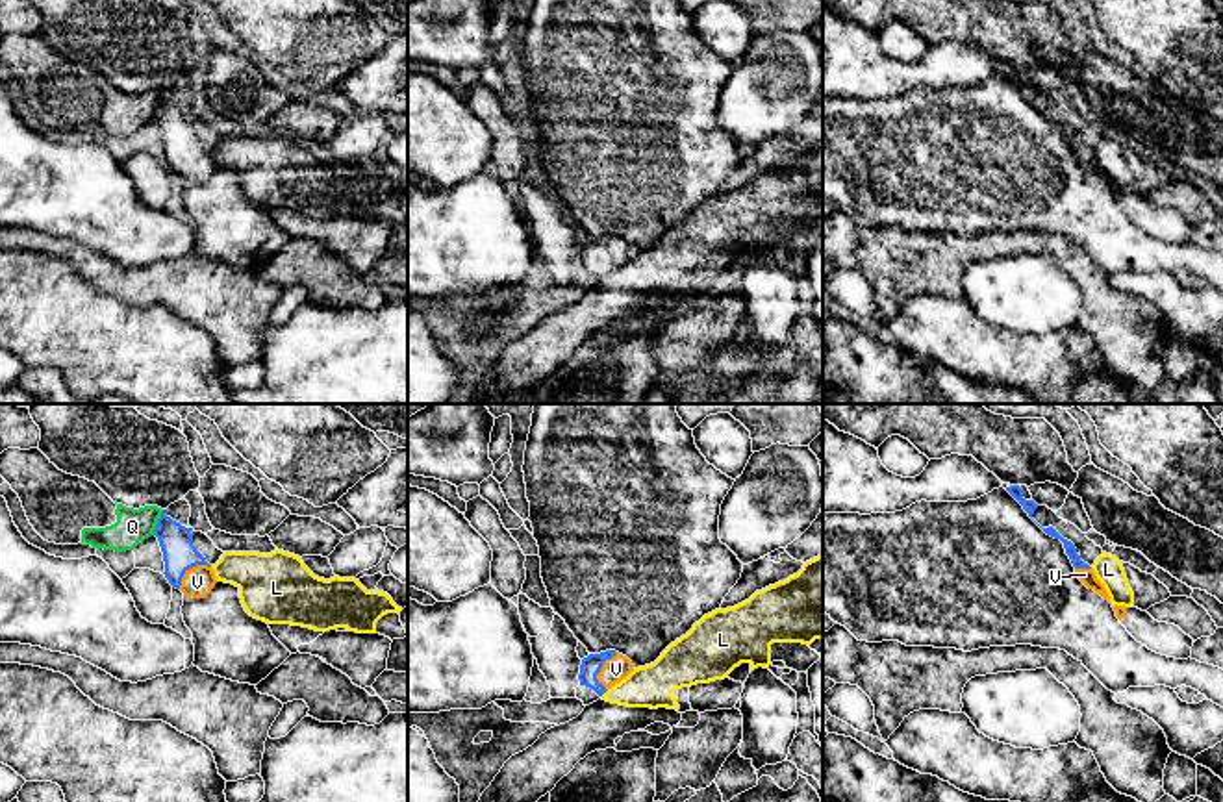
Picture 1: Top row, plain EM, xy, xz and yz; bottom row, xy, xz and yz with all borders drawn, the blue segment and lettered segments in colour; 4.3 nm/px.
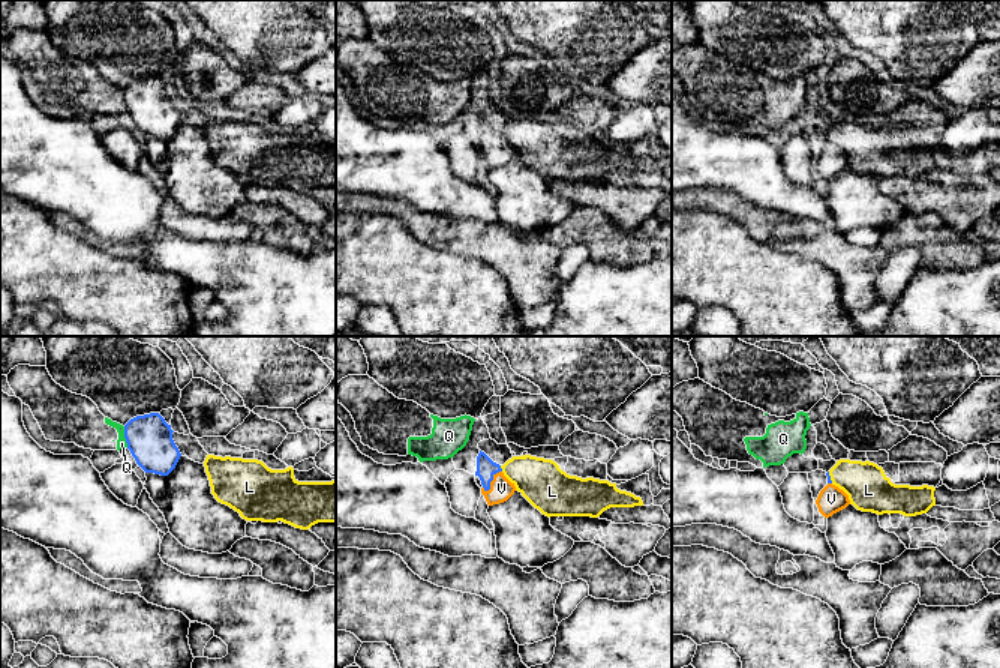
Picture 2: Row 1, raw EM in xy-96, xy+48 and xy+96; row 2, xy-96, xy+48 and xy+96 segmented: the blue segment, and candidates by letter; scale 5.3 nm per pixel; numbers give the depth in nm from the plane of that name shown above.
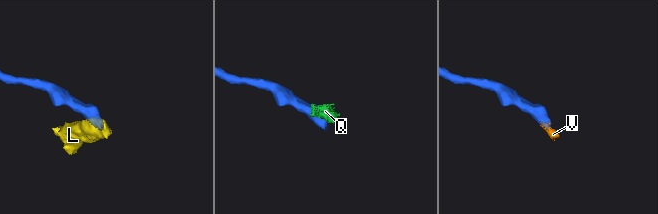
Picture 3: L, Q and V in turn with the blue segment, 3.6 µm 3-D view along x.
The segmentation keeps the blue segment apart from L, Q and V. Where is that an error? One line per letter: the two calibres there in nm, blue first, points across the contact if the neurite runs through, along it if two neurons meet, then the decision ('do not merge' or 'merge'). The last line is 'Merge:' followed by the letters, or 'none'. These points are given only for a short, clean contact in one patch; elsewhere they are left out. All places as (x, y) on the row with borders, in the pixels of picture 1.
L: calibres 90 and 190 nm; border xz (608, 689), (601, 697); do not merge
Q: calibres 150 and 150 nm; border xy (163, 510), (152, 534); do not merge
V: calibres 150 and 140 nm; way xy (180, 554), (189, 567), (197, 582); merge
Merge: V

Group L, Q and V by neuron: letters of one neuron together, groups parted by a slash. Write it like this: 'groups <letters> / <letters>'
groups L / Q / V

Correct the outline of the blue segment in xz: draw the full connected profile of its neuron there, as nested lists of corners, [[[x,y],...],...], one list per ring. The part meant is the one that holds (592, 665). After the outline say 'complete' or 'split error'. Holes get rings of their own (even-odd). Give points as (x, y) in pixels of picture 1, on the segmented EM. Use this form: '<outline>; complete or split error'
[[[606,650],[600,654],[589,654],[580,665],[580,685],[593,689],[602,696],[610,687],[624,680],[634,670],[632,661],[615,652]]]; split error

